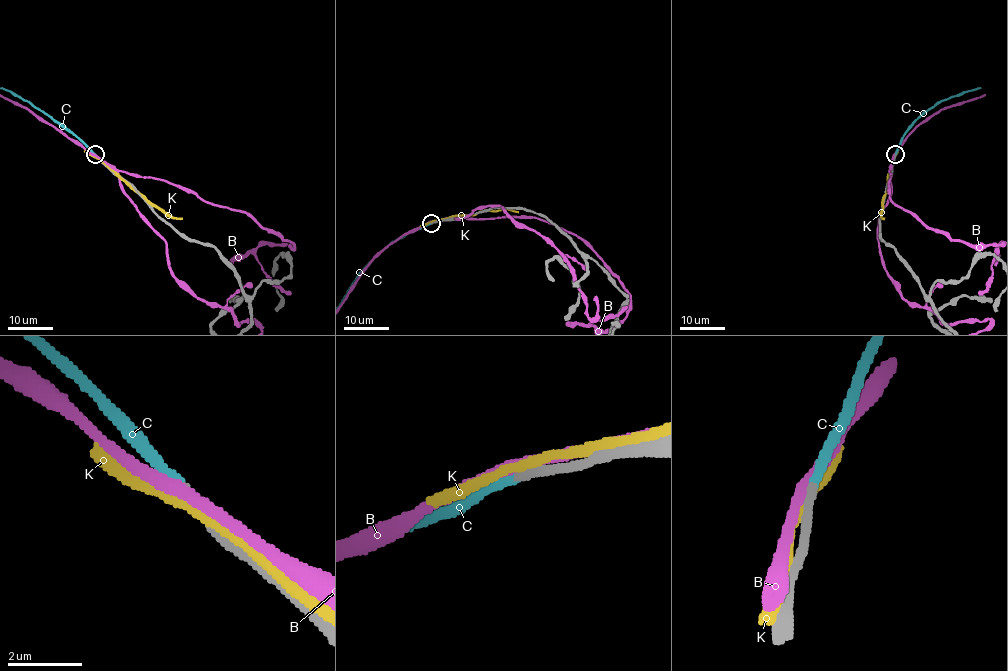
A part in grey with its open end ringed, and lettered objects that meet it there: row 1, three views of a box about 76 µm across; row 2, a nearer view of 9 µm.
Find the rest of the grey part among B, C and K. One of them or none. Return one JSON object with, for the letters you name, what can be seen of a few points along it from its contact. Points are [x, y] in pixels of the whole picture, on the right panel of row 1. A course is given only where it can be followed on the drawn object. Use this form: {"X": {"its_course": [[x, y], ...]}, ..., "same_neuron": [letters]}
{"same_neuron": ["C"]}

